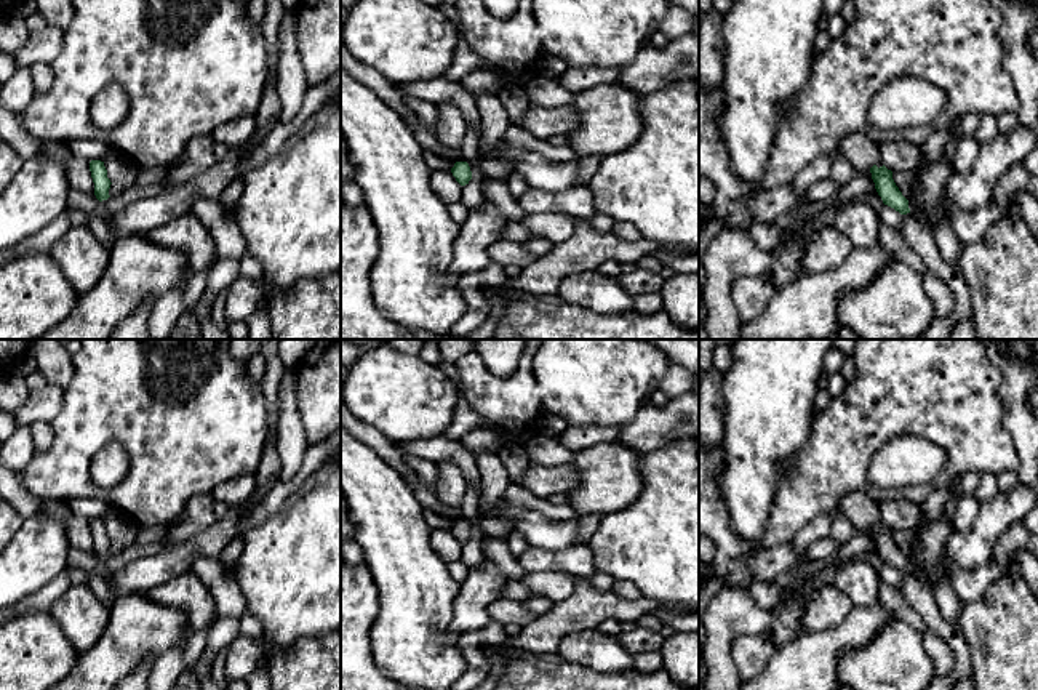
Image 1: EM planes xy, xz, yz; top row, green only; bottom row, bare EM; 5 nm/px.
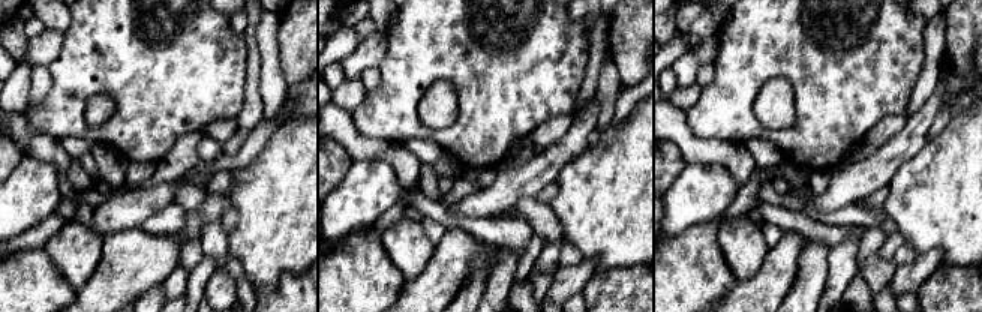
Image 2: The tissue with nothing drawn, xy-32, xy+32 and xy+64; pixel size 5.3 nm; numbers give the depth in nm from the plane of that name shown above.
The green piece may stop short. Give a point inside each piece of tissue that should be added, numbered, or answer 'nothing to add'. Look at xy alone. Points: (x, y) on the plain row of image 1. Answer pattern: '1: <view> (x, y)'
nothing to add

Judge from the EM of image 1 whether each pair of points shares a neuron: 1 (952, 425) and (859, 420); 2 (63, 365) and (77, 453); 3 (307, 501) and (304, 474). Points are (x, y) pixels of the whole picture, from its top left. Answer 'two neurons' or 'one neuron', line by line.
1: one neuron
2: two neurons
3: two neurons

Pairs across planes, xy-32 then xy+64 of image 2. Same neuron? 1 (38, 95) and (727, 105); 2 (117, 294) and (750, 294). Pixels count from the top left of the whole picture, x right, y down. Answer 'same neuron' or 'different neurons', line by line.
1: different neurons
2: same neuron

